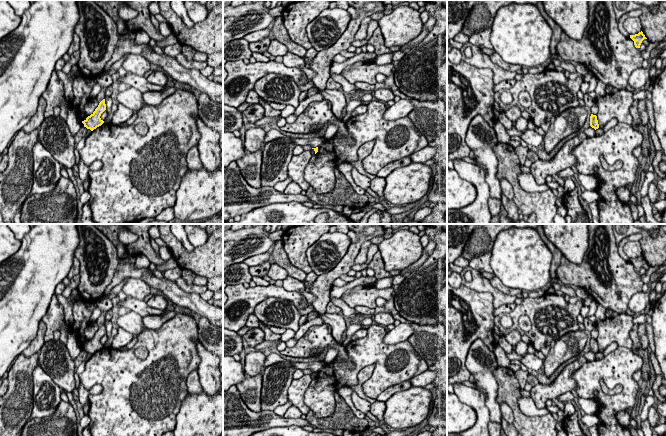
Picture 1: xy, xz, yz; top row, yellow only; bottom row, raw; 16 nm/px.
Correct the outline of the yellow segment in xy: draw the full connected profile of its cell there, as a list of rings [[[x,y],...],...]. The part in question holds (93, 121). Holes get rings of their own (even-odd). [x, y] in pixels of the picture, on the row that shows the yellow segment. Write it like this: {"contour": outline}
{"contour": [[[103,99],[99,103],[95,111],[90,116],[88,116],[84,121],[82,121],[84,127],[93,131],[97,127],[101,126],[104,123],[104,121],[100,118],[100,116],[105,110],[106,110],[106,104],[105,99]]]}

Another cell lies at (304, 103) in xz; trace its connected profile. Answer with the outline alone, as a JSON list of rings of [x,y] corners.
[[[316,93],[310,97],[306,97],[296,107],[294,115],[296,115],[298,117],[300,114],[302,114],[305,111],[305,109],[308,107],[308,105],[311,102],[322,101],[322,100],[324,100],[324,98],[319,93]]]

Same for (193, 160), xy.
[[[194,146],[188,150],[186,162],[190,170],[200,170],[203,167],[197,146]]]

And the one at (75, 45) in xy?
[[[76,33],[73,34],[73,40],[69,47],[68,54],[72,55],[75,51],[80,49],[80,38]]]

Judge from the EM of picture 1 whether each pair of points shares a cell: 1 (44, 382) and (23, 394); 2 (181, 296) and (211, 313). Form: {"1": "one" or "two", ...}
{"1": "two", "2": "one"}

